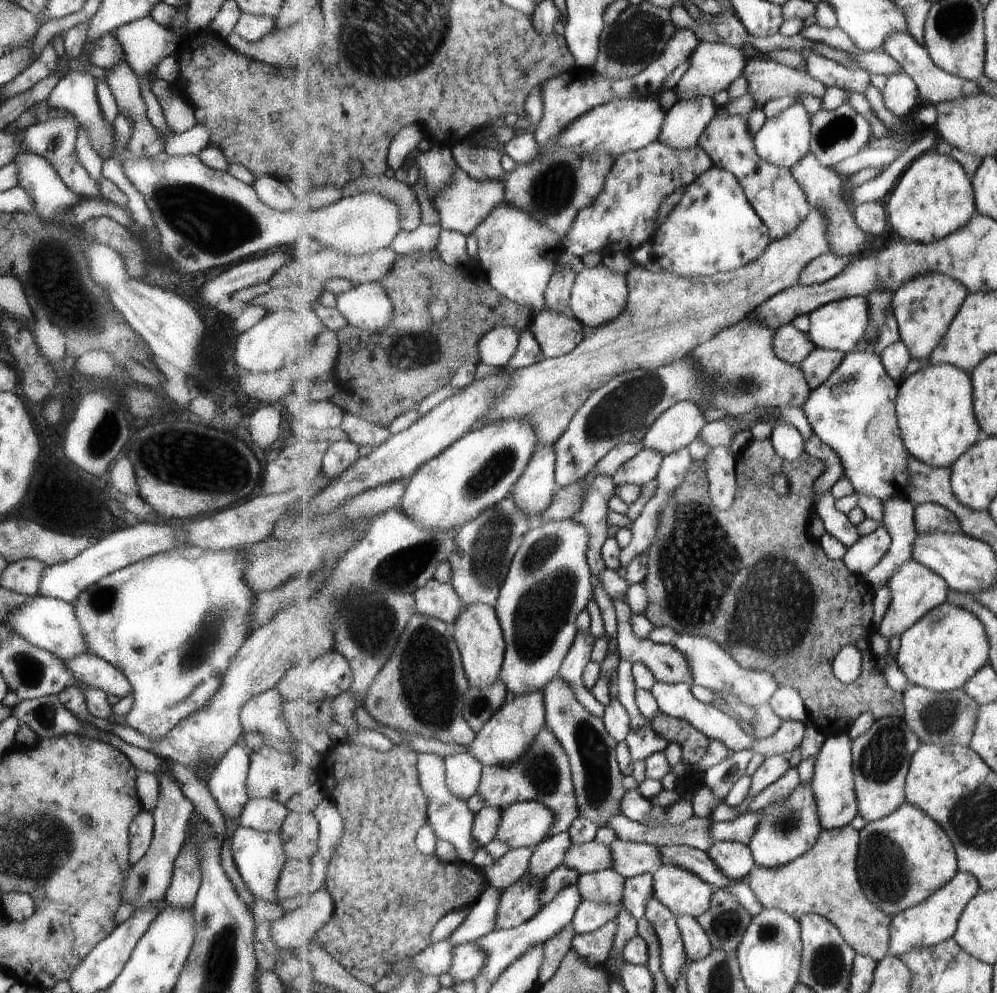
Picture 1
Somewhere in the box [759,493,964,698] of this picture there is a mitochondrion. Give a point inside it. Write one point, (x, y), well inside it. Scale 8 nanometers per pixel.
(937, 619)

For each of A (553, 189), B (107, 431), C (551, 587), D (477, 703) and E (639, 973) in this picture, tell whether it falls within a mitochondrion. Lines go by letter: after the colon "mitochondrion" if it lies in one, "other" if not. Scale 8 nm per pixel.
A: mitochondrion
B: mitochondrion
C: mitochondrion
D: mitochondrion
E: other

